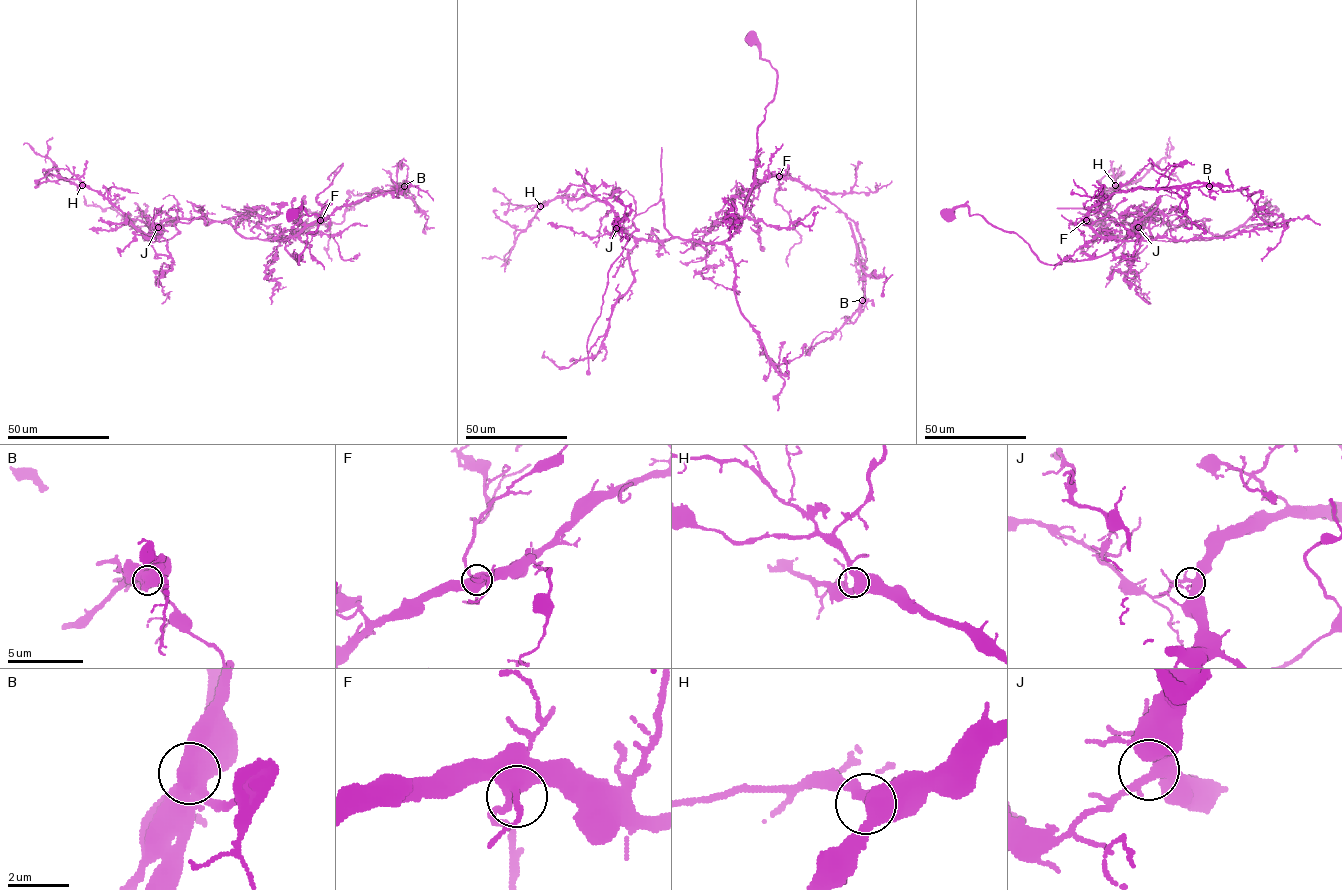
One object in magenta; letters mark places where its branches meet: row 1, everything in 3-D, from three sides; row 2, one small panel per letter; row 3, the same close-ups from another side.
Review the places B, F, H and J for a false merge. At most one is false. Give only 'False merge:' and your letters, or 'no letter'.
False merge: B

